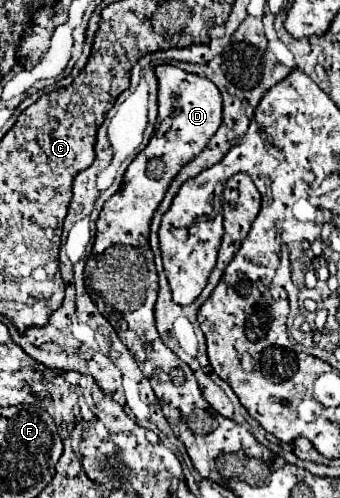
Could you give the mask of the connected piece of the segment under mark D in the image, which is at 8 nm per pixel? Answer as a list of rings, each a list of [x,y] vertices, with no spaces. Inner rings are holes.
[[[161,64],[155,68],[159,80],[159,122],[171,118],[173,124],[165,136],[155,136],[145,150],[137,154],[131,166],[125,172],[123,186],[113,194],[97,220],[97,236],[93,246],[93,258],[101,258],[109,248],[123,244],[133,246],[135,250],[149,252],[149,222],[165,198],[169,182],[179,174],[179,170],[189,164],[211,140],[217,128],[223,122],[223,100],[219,88],[197,74],[185,72],[171,64]],[[157,160],[157,162],[155,162]]]

